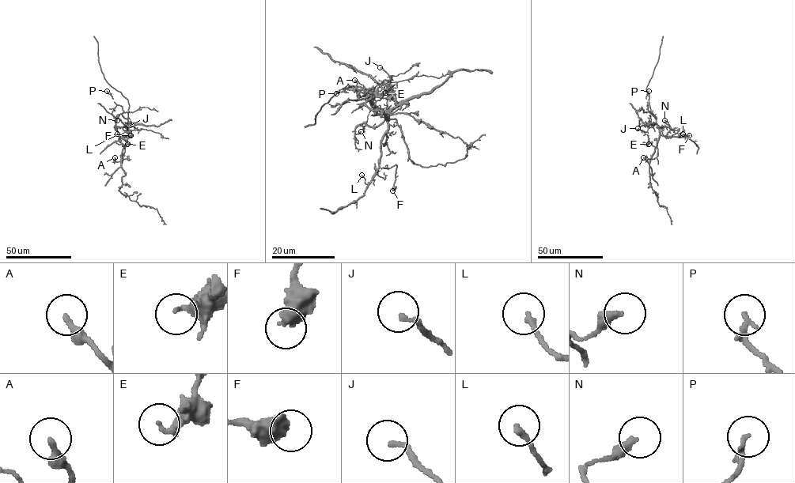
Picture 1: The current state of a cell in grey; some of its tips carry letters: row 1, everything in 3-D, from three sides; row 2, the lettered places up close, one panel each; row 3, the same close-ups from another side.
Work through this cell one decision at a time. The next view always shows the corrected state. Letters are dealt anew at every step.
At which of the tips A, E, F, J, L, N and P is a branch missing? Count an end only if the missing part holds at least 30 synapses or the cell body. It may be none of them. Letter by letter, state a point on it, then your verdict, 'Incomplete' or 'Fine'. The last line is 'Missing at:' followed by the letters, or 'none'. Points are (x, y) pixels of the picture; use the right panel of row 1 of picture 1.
A: Place: (643, 157). Fine
E: Place: (649, 144). Fine
F: Place: (689, 135). Fine
J: Place: (637, 128). Fine
L: Place: (683, 133). Fine
N: Place: (664, 120). Fine
P: Place: (649, 91). Fine
Missing at: none

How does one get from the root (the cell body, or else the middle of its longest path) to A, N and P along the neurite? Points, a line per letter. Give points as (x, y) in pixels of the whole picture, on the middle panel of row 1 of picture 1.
A: (383, 114), (371, 103), (366, 95), (357, 88), (354, 80)
N: (383, 114), (386, 119), (378, 125), (360, 123), (355, 128), (357, 143), (354, 135), (361, 131)
P: (383, 114), (387, 118), (388, 111), (373, 103), (375, 92), (370, 89), (348, 86), (336, 93)

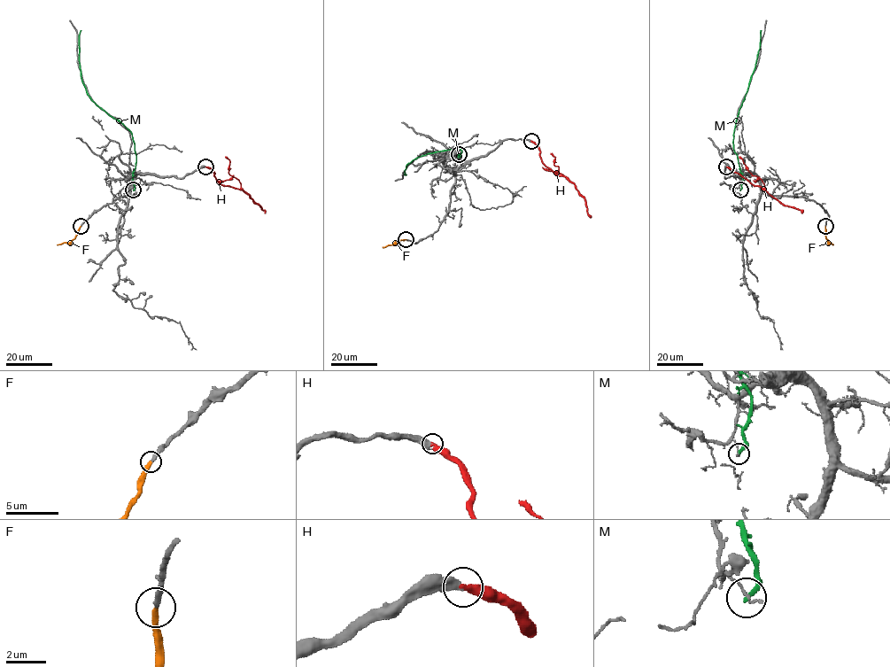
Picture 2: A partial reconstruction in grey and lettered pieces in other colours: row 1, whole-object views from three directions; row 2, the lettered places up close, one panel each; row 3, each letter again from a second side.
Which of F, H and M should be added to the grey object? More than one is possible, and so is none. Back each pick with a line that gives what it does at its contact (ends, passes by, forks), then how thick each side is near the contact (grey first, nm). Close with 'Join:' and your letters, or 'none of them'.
F: It ends there. Thickness 260 nm (grey) against 280 nm
H: It ends there. Thickness 440 nm (grey) against 400 nm
Join: F, H

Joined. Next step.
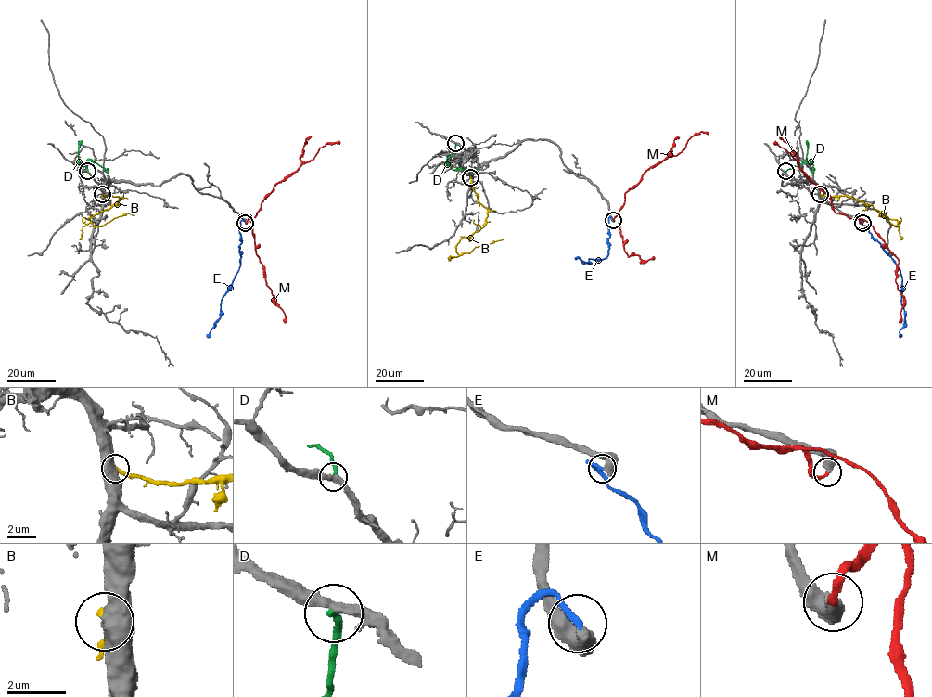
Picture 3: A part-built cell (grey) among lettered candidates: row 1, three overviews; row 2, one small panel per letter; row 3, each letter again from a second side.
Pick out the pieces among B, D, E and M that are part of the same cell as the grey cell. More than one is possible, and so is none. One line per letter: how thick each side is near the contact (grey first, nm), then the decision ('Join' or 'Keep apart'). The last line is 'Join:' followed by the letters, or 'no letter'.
B: Thickness 460 nm (grey) against 320 nm. Keep apart
D: Thickness 360 nm (grey) against 240 nm. Keep apart
E: Thickness 500 nm (grey) against 200 nm. Join
M: Thickness 460 nm (grey) against 240 nm. Join
Join: E, M

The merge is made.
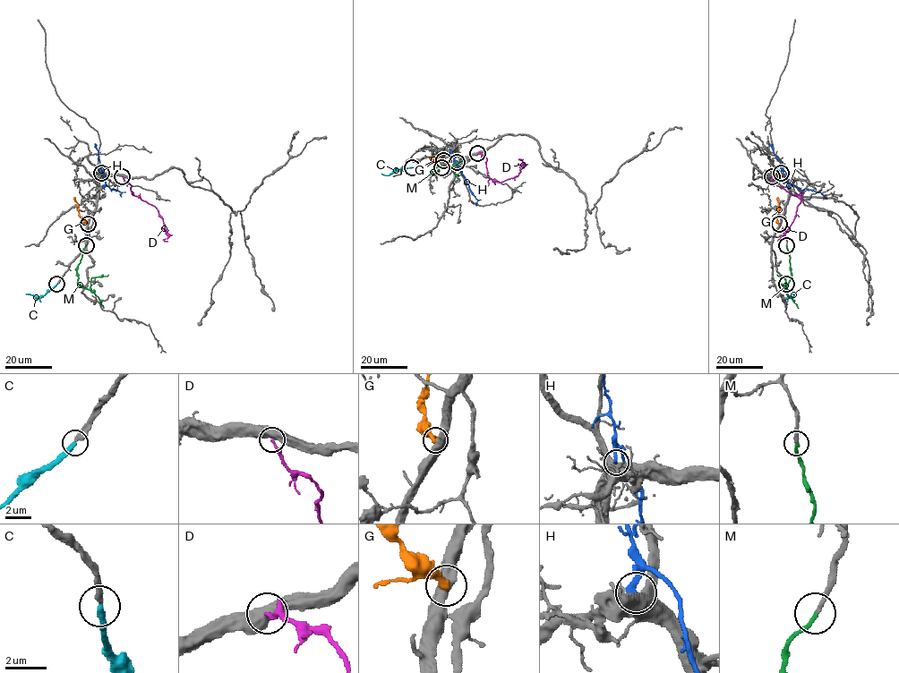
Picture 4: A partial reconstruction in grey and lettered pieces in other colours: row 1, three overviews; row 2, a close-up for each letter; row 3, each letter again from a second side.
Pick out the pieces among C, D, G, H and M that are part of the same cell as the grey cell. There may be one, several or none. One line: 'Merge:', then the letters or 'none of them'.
Merge: C, M

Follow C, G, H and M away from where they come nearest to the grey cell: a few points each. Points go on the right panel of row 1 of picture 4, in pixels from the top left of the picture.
C: (786, 284), (788, 295), (791, 297), (792, 294)
G: (779, 224), (776, 197)
H: (781, 173), (783, 169), (787, 181), (797, 188), (811, 190), (824, 196)
M: (787, 246), (791, 270), (790, 280), (785, 289), (785, 277), (776, 275)

